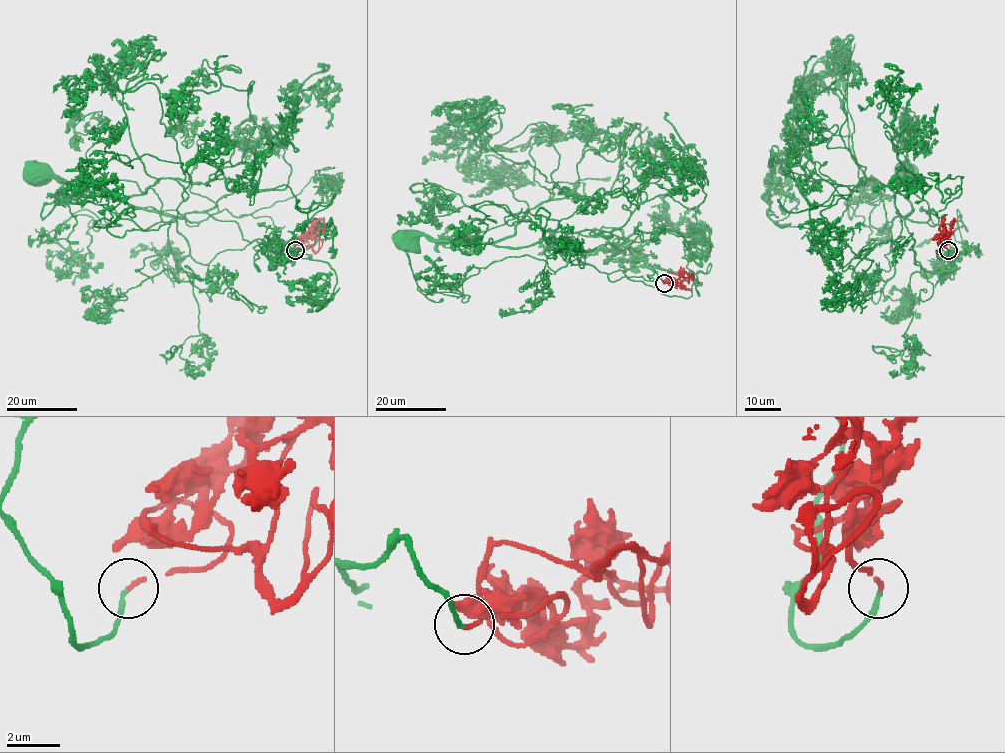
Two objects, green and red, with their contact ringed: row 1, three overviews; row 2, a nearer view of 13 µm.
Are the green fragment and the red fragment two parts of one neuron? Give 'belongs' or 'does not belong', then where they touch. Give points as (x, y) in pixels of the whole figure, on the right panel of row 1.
belongs; at (948, 250)

